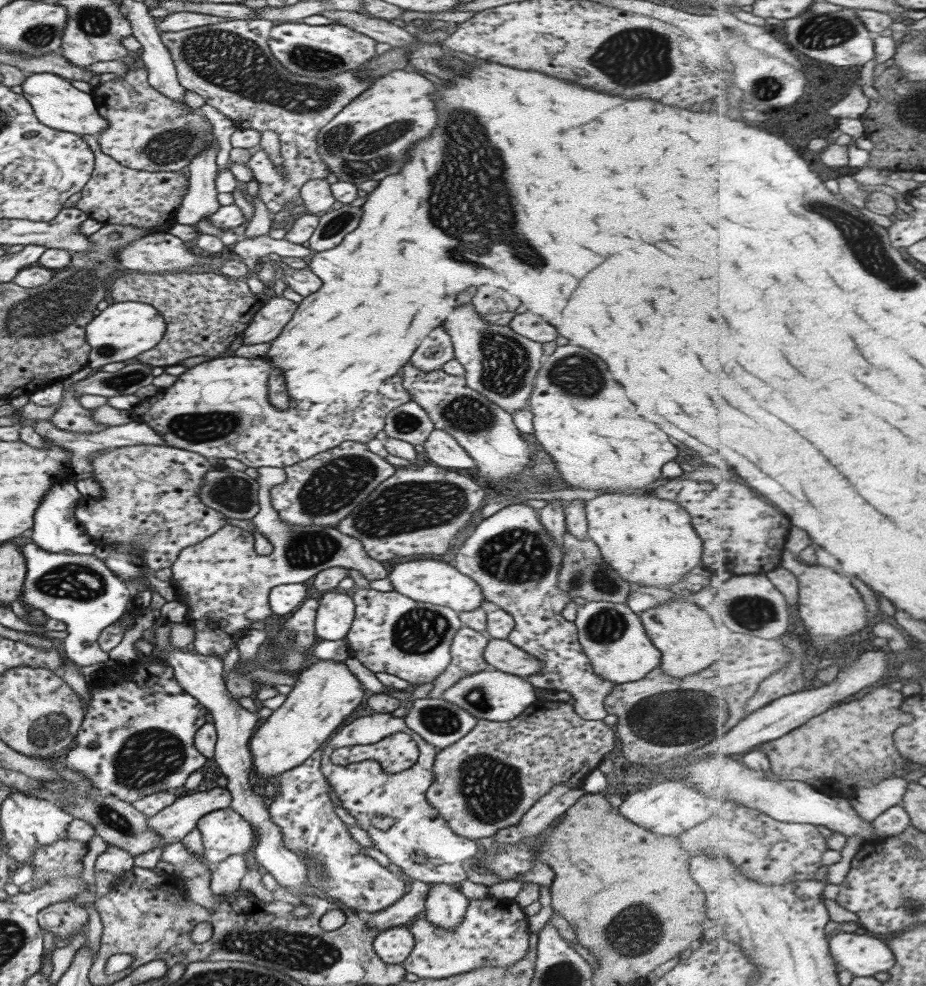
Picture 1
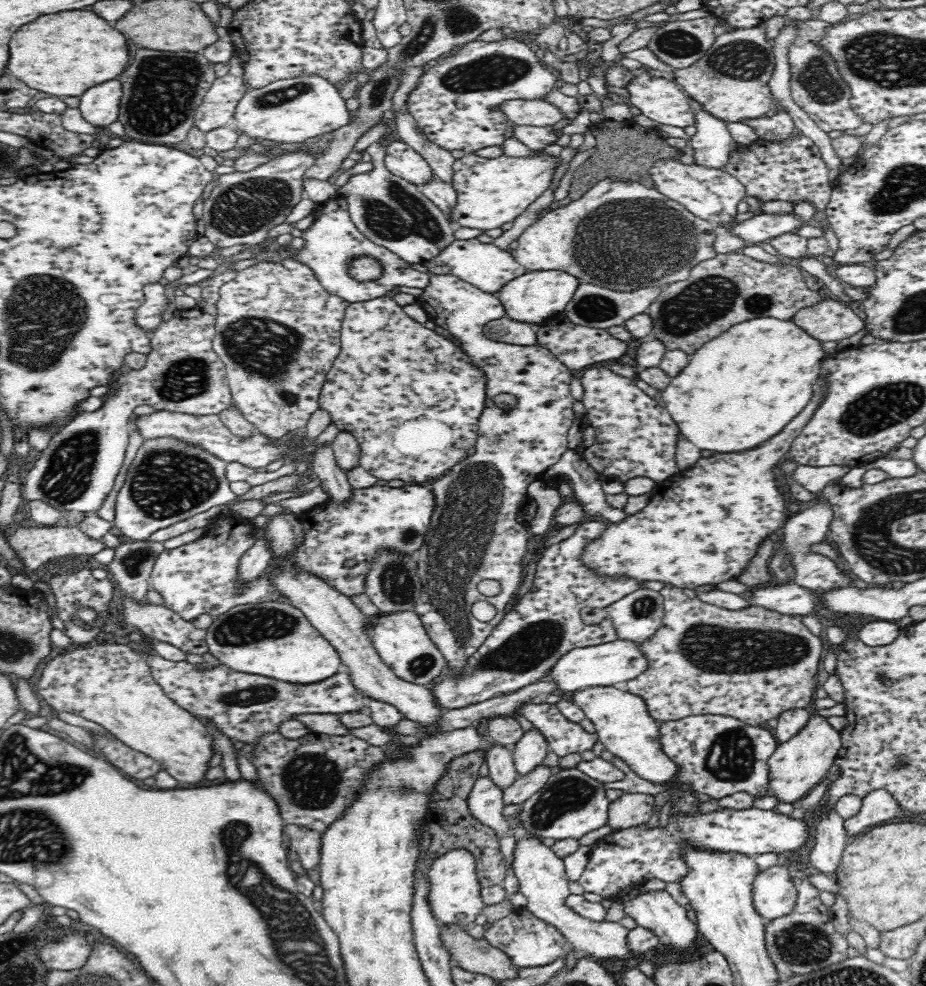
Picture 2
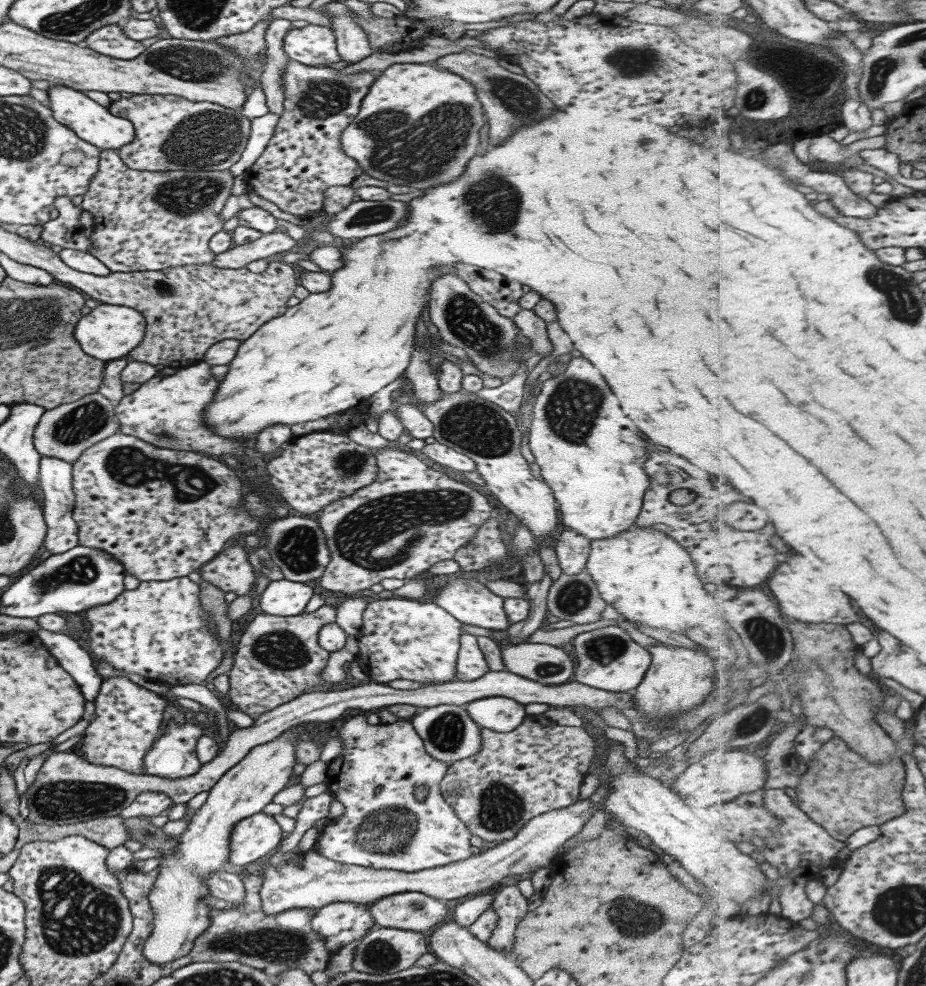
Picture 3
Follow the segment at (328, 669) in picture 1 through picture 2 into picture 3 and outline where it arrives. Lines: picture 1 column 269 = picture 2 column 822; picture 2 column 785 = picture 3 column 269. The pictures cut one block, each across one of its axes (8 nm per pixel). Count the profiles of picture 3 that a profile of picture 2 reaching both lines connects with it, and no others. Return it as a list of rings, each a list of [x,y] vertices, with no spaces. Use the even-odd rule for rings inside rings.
[[[291,726],[273,740],[254,746],[235,766],[226,770],[208,790],[205,802],[190,816],[185,831],[178,836],[177,846],[161,857],[153,887],[149,891],[149,906],[153,910],[153,926],[142,945],[142,958],[151,964],[169,965],[186,956],[193,940],[209,926],[209,905],[203,901],[209,896],[206,881],[218,870],[232,870],[227,862],[230,856],[230,837],[239,820],[262,812],[263,806],[289,784],[295,763],[295,741],[305,729]]]

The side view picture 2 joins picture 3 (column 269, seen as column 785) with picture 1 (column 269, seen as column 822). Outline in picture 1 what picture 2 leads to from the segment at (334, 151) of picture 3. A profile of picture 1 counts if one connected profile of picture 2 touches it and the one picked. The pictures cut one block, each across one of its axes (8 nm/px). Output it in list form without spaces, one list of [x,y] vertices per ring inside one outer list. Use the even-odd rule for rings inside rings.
[[[251,18],[159,35],[169,51],[176,79],[184,90],[198,94],[205,104],[229,118],[235,129],[252,129],[259,133],[273,131],[278,135],[282,170],[276,169],[261,148],[250,150],[250,159],[244,165],[253,172],[259,184],[258,196],[265,208],[275,214],[291,203],[292,218],[296,219],[306,212],[299,196],[301,185],[307,180],[325,179],[331,173],[316,153],[314,137],[350,100],[367,90],[373,80],[358,76],[362,66],[329,78],[291,74],[268,49],[269,29],[273,25],[269,20]]]

